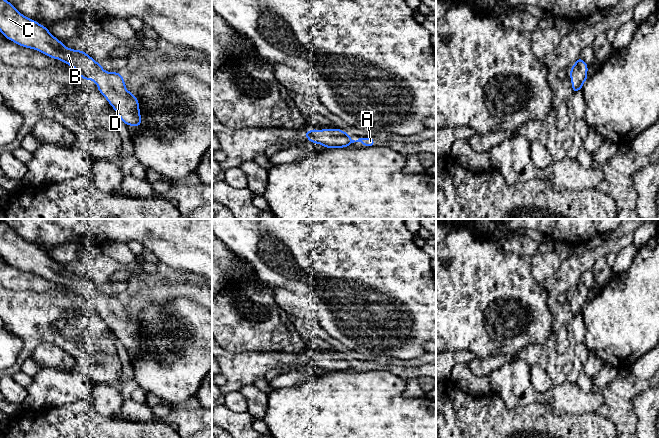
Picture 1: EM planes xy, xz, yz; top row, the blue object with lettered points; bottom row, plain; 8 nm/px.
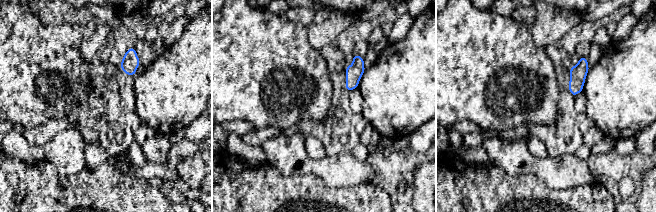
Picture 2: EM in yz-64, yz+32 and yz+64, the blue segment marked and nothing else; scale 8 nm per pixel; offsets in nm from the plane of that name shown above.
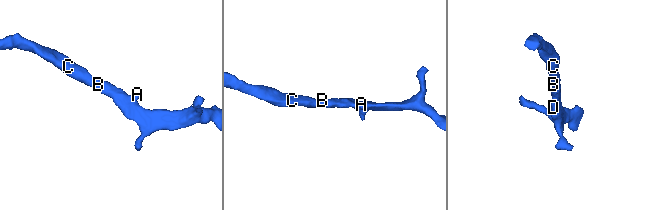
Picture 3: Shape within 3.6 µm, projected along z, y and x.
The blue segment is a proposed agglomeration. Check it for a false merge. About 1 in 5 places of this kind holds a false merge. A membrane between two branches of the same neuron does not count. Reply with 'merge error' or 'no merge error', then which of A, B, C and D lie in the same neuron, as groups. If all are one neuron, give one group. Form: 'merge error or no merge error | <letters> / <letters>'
no merge error | A B C D

